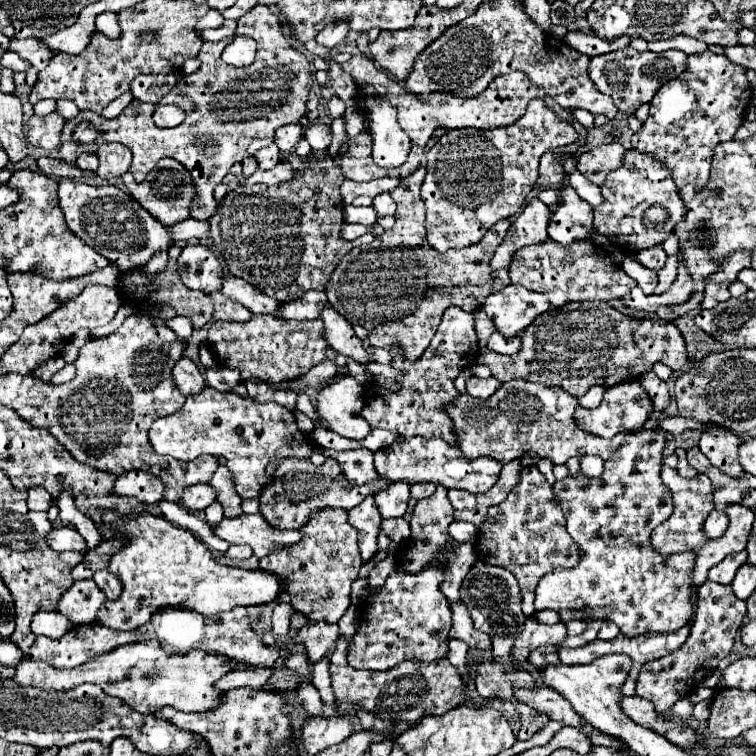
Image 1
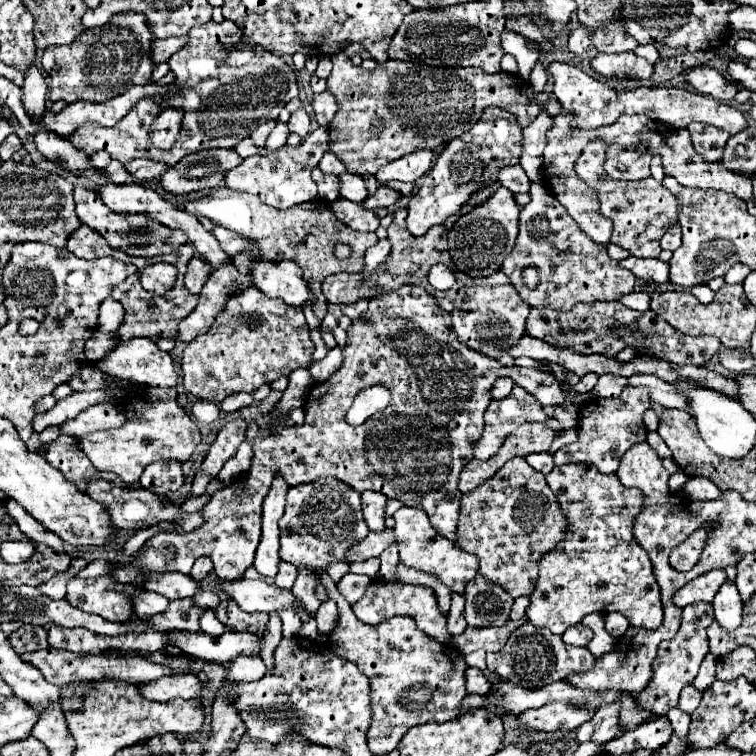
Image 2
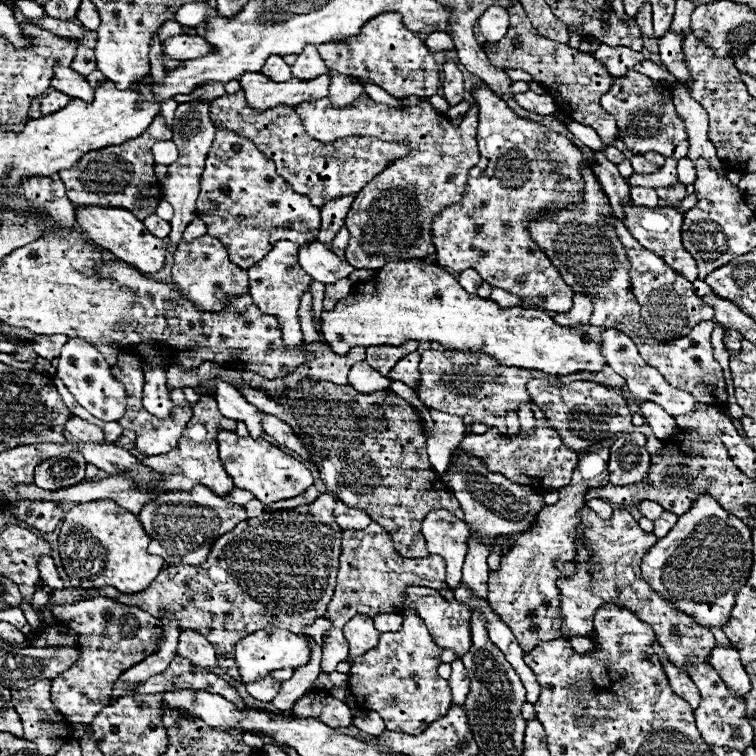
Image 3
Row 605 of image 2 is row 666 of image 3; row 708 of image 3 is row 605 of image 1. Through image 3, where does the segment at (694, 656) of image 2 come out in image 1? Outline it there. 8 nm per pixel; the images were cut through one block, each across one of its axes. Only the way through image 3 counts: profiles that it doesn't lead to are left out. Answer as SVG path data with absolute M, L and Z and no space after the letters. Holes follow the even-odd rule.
M706 580L698 588L696 616L694 616L688 640L666 658L660 658L642 666L642 672L636 684L636 694L654 702L658 714L666 714L674 706L674 702L678 702L680 698L690 694L698 684L702 684L708 672L712 674L718 662L732 650L734 634L742 626L744 616L746 616L746 602L736 598L730 586L722 586L712 580Z

